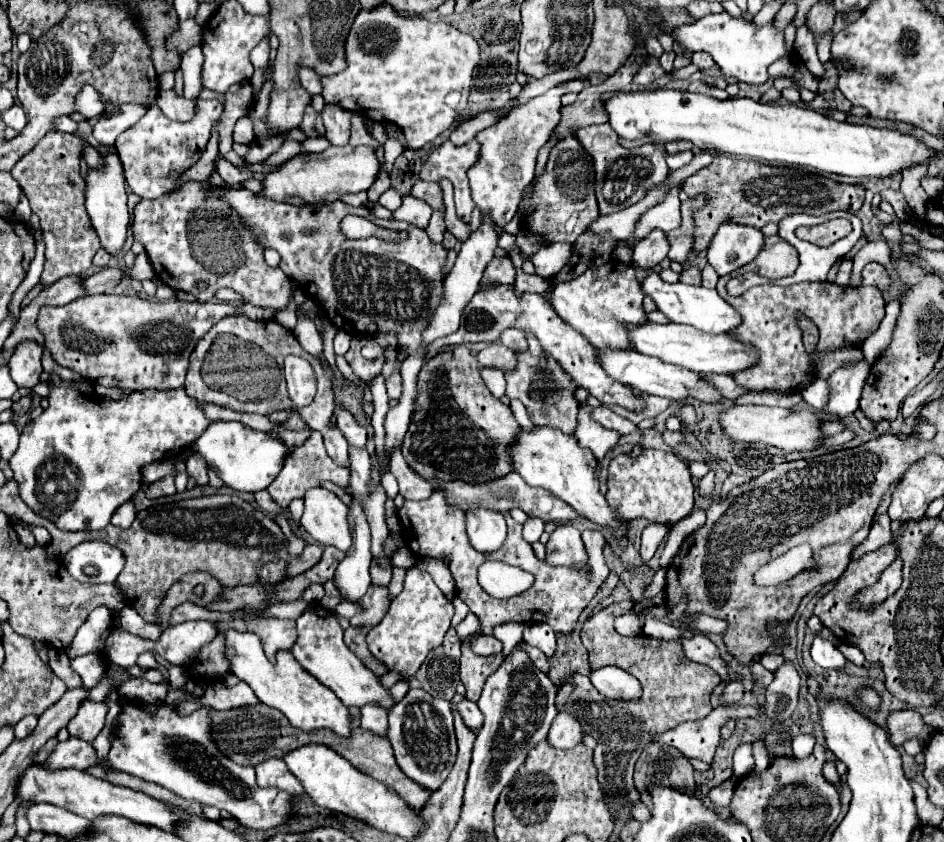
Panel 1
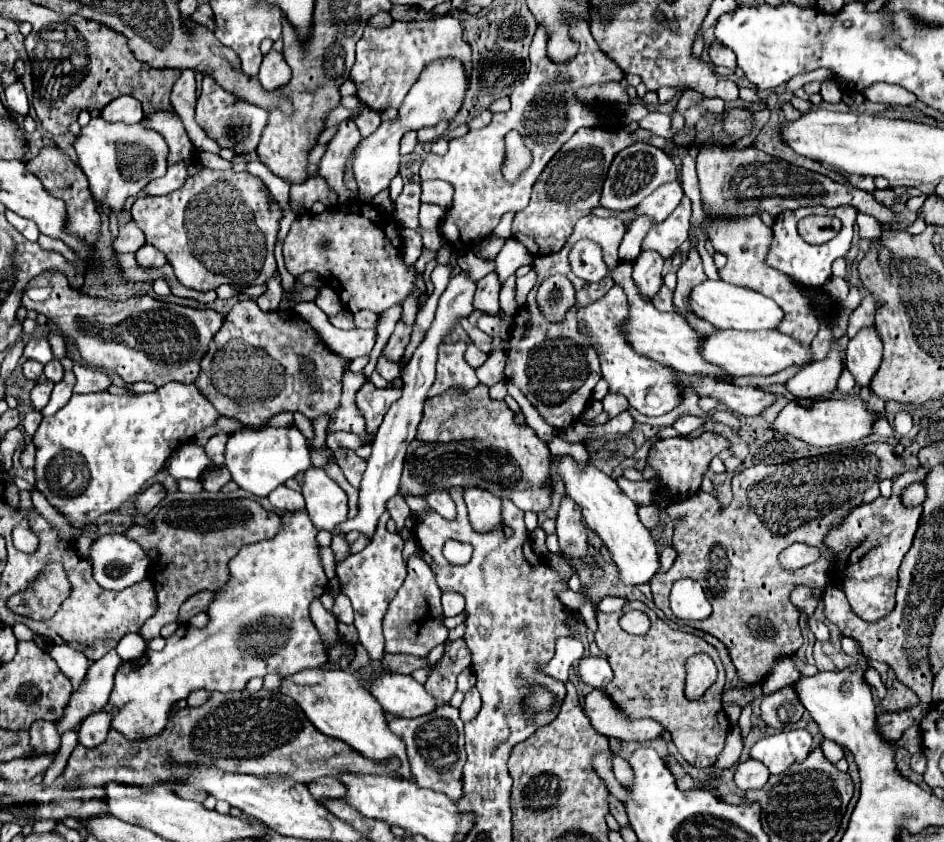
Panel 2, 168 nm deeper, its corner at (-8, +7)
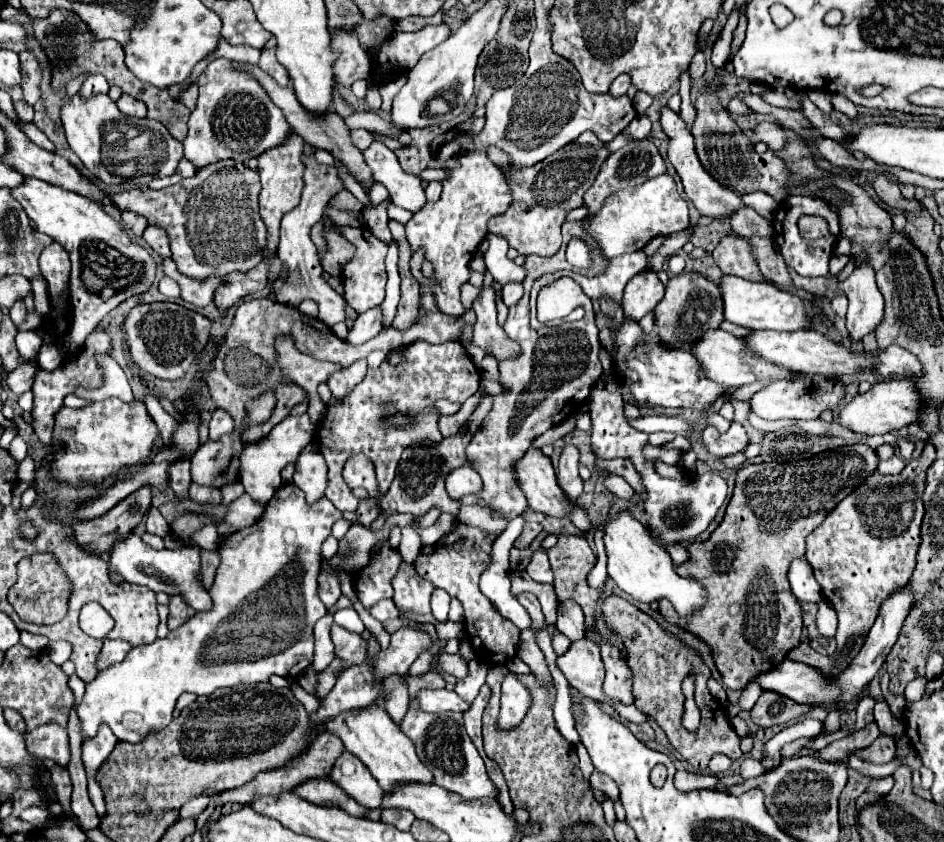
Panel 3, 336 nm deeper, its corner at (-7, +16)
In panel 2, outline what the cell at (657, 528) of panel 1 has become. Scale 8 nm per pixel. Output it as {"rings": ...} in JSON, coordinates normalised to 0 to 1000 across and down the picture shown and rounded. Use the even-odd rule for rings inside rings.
{"rings":[[[695,600],[676,602],[676,614],[678,614],[678,619],[680,619],[686,628],[695,628],[695,626],[697,626],[697,602],[695,602]]]}

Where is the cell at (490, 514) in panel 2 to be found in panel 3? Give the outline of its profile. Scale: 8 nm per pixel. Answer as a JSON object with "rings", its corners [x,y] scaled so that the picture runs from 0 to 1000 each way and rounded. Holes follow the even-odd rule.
{"rings":[[[490,553],[490,556],[480,558],[474,565],[471,577],[474,577],[476,589],[480,594],[486,594],[486,587],[505,587],[512,580],[512,572],[510,572],[510,565],[501,556]]]}

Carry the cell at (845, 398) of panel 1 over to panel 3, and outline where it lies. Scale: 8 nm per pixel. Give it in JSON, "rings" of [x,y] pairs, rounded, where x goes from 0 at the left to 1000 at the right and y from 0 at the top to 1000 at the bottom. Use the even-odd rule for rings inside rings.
{"rings":[[[912,314],[906,323],[891,335],[891,344],[899,354],[897,392],[904,406],[912,406],[918,397],[927,394],[935,380],[935,352],[927,337],[923,316]]]}

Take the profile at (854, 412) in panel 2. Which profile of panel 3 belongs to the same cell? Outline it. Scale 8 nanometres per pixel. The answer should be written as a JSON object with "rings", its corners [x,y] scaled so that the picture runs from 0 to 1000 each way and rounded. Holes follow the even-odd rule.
{"rings":[[[944,451],[944,454],[929,454],[921,466],[908,468],[891,489],[889,489],[889,504],[899,508],[906,515],[940,515],[950,513],[957,506],[963,506],[967,501],[974,501],[974,485],[976,485],[976,470],[971,468],[969,458],[963,451]]]}

